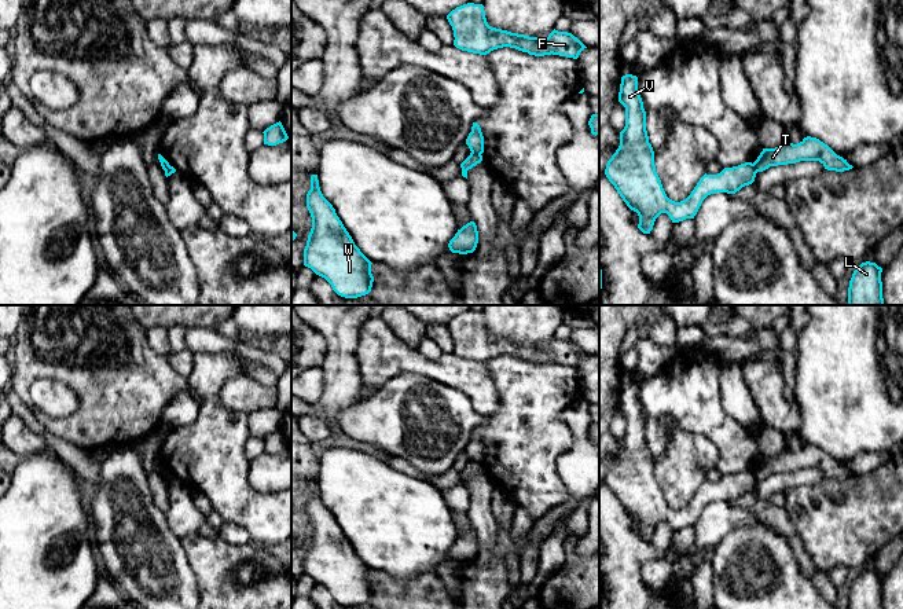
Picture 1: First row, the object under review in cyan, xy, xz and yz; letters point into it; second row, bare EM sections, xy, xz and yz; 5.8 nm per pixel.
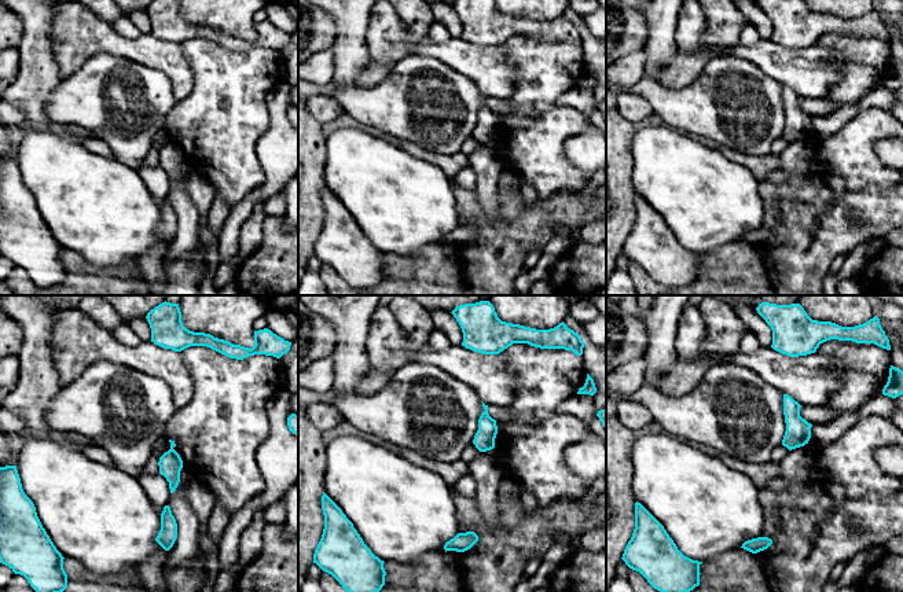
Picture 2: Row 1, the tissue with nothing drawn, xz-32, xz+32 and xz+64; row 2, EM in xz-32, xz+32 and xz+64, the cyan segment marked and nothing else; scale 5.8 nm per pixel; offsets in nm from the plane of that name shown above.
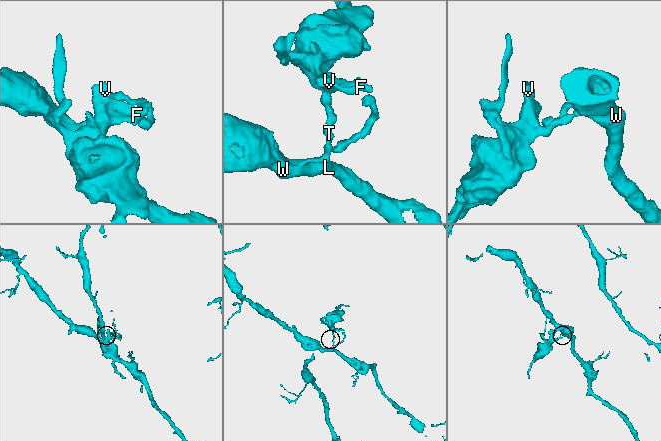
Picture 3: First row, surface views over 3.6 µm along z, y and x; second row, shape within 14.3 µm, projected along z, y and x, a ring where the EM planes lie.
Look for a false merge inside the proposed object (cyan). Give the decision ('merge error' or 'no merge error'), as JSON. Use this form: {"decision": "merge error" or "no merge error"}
{"decision": "merge error"}

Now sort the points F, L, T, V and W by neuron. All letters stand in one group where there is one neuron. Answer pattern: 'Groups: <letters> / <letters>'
Groups: F V / L T W

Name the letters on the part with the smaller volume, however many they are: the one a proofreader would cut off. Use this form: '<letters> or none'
F, V

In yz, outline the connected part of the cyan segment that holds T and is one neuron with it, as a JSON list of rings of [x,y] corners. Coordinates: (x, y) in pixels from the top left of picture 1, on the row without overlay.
[[[811,444],[804,445],[797,452],[785,448],[775,456],[763,456],[753,473],[756,480],[763,480],[770,474],[796,472],[800,469],[819,469],[825,477],[836,480],[854,476],[827,452]]]

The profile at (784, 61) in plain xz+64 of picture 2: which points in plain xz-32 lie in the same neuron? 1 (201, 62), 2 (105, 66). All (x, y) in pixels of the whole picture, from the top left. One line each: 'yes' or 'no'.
1: no
2: no

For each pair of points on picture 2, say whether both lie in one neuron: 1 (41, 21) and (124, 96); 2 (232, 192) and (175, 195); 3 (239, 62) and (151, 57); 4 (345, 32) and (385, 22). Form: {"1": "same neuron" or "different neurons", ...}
{"1": "different neurons", "2": "different neurons", "3": "different neurons", "4": "different neurons"}

